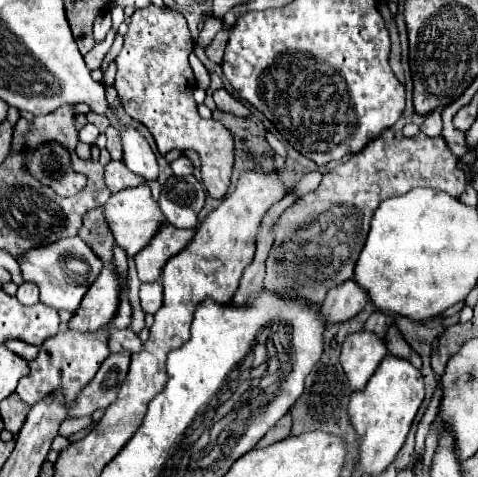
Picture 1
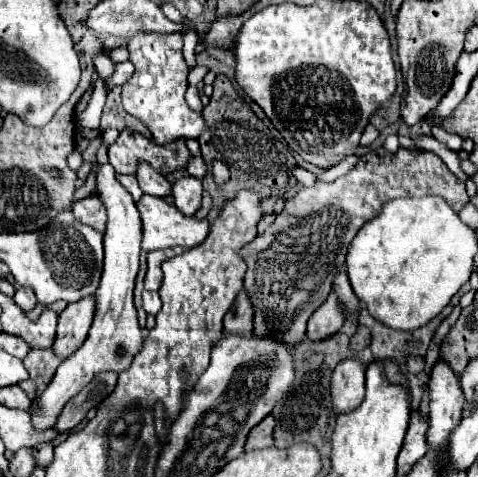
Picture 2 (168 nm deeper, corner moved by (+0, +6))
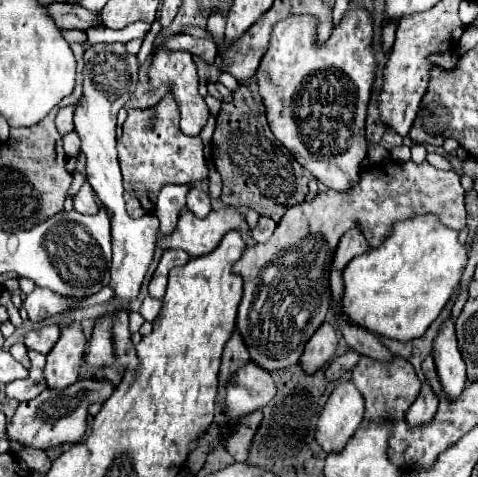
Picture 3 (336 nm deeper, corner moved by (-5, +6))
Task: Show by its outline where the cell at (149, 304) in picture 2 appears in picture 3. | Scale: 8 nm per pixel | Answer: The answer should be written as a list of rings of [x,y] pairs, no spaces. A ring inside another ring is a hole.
[[[145,297],[143,305],[141,305],[141,309],[139,309],[139,313],[143,315],[145,321],[155,321],[157,315],[159,315],[159,311],[161,311],[161,301],[157,301],[157,299],[153,299],[153,297]]]

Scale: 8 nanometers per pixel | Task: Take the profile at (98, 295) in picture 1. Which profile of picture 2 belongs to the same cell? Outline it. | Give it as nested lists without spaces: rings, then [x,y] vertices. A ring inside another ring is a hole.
[[[84,297],[76,303],[70,303],[58,315],[58,333],[54,341],[54,351],[62,359],[72,355],[84,343],[94,319],[94,309],[96,309],[94,297]]]

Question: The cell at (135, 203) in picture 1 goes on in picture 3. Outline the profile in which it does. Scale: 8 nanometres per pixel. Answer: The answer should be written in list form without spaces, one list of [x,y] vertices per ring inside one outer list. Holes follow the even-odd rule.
[[[225,207],[219,211],[211,211],[205,219],[195,217],[191,211],[181,213],[179,223],[167,239],[159,239],[159,247],[167,249],[183,249],[189,257],[201,257],[211,253],[225,233],[239,231],[245,243],[251,241],[251,233],[245,221],[245,215],[237,209]]]

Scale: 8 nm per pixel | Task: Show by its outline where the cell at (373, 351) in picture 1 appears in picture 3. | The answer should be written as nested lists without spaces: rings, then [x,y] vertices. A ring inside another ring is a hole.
[[[351,381],[335,387],[315,427],[315,439],[325,453],[335,453],[353,437],[365,413],[365,401]]]

